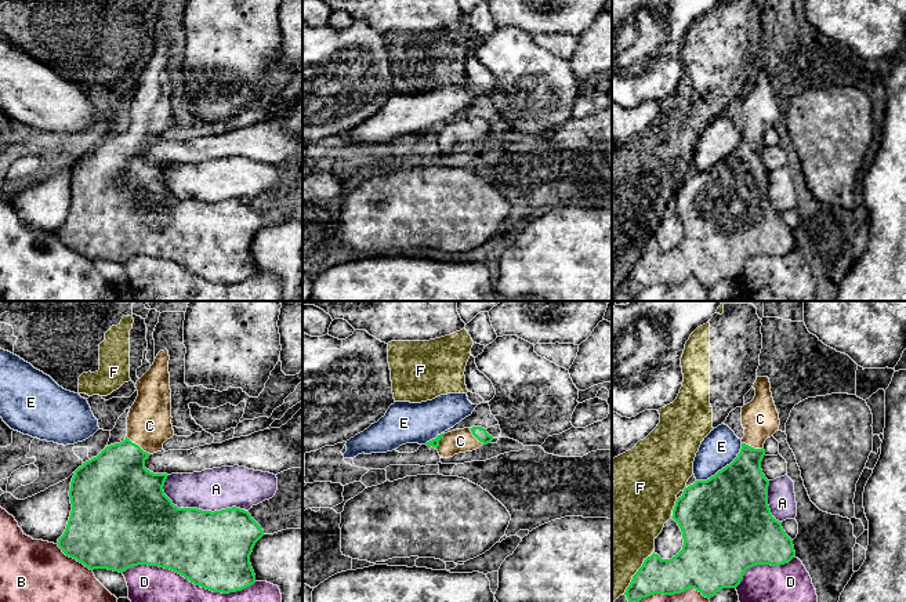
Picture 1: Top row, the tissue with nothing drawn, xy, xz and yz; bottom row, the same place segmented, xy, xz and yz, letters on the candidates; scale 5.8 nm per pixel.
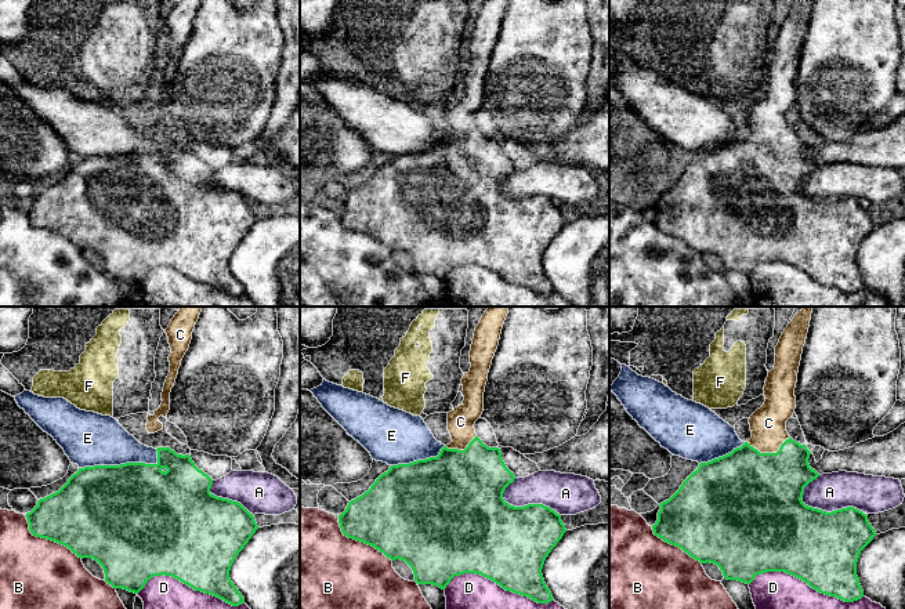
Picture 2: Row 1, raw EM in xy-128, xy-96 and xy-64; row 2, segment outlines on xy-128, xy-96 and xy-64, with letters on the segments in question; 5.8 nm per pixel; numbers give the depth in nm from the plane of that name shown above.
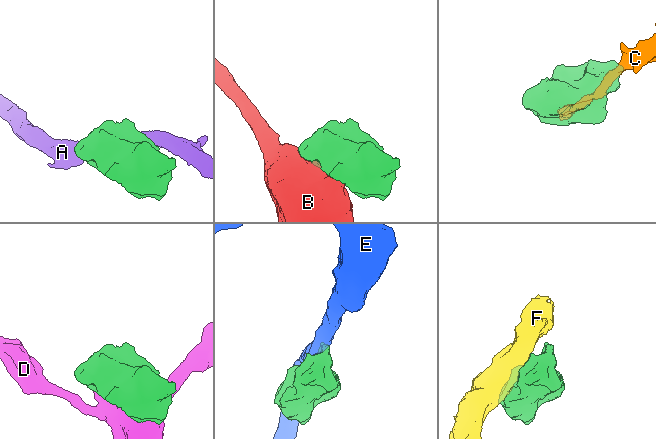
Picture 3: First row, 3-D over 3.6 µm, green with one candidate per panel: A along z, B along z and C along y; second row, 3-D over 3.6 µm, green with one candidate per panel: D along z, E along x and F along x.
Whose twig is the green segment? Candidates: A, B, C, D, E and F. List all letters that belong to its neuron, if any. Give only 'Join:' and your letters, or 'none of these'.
Join: C

